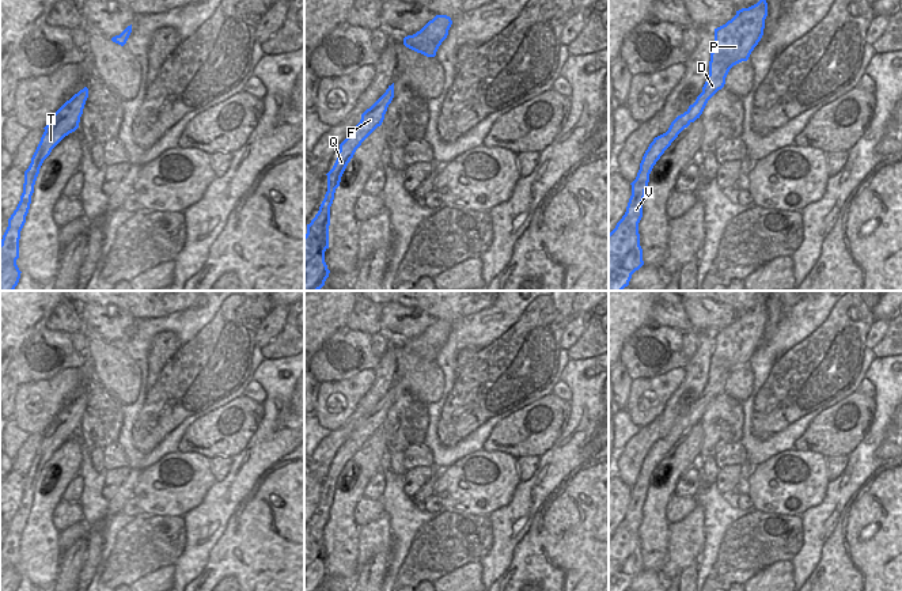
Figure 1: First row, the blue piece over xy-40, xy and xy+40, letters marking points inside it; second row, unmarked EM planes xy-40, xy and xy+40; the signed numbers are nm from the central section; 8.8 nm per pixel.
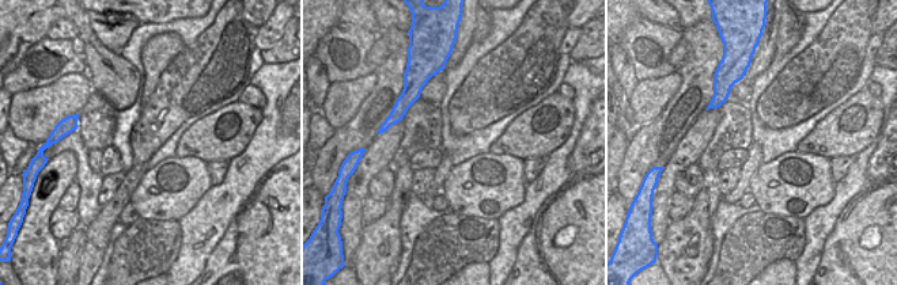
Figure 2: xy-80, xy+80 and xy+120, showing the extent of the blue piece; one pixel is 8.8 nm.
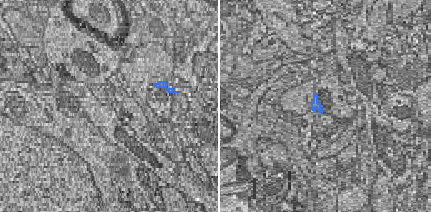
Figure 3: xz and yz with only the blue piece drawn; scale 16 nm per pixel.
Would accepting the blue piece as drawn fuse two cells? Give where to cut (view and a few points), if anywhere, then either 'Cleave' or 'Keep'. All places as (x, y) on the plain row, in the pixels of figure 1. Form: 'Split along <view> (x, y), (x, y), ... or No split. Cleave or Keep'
No split. Keep.

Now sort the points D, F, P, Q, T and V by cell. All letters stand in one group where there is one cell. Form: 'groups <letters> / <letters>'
groups D F P Q T V

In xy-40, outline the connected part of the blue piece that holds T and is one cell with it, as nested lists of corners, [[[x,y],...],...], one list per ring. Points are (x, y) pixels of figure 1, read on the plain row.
[[[84,391],[67,405],[49,424],[41,446],[31,462],[29,473],[24,476],[24,488],[20,505],[8,523],[8,531],[0,548],[0,591],[16,591],[20,583],[20,575],[16,569],[19,562],[20,535],[26,527],[26,520],[30,514],[34,489],[39,478],[43,465],[50,459],[52,454],[69,437],[79,432],[80,421],[88,393]]]

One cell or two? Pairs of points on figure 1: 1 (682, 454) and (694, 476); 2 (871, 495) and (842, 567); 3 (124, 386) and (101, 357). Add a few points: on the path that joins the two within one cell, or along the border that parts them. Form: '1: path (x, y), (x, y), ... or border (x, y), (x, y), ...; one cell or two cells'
1: border (693, 465), (678, 478), (673, 493); two cells
2: path (871, 512), (871, 538), (860, 549); one cell
3: path (122, 379), (107, 363); one cell

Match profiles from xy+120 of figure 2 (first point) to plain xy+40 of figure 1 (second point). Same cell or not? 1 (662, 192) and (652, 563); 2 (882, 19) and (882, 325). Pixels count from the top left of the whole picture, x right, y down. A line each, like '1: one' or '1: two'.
1: one
2: two

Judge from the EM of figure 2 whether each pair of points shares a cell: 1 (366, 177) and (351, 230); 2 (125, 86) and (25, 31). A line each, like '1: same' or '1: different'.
1: same
2: same

